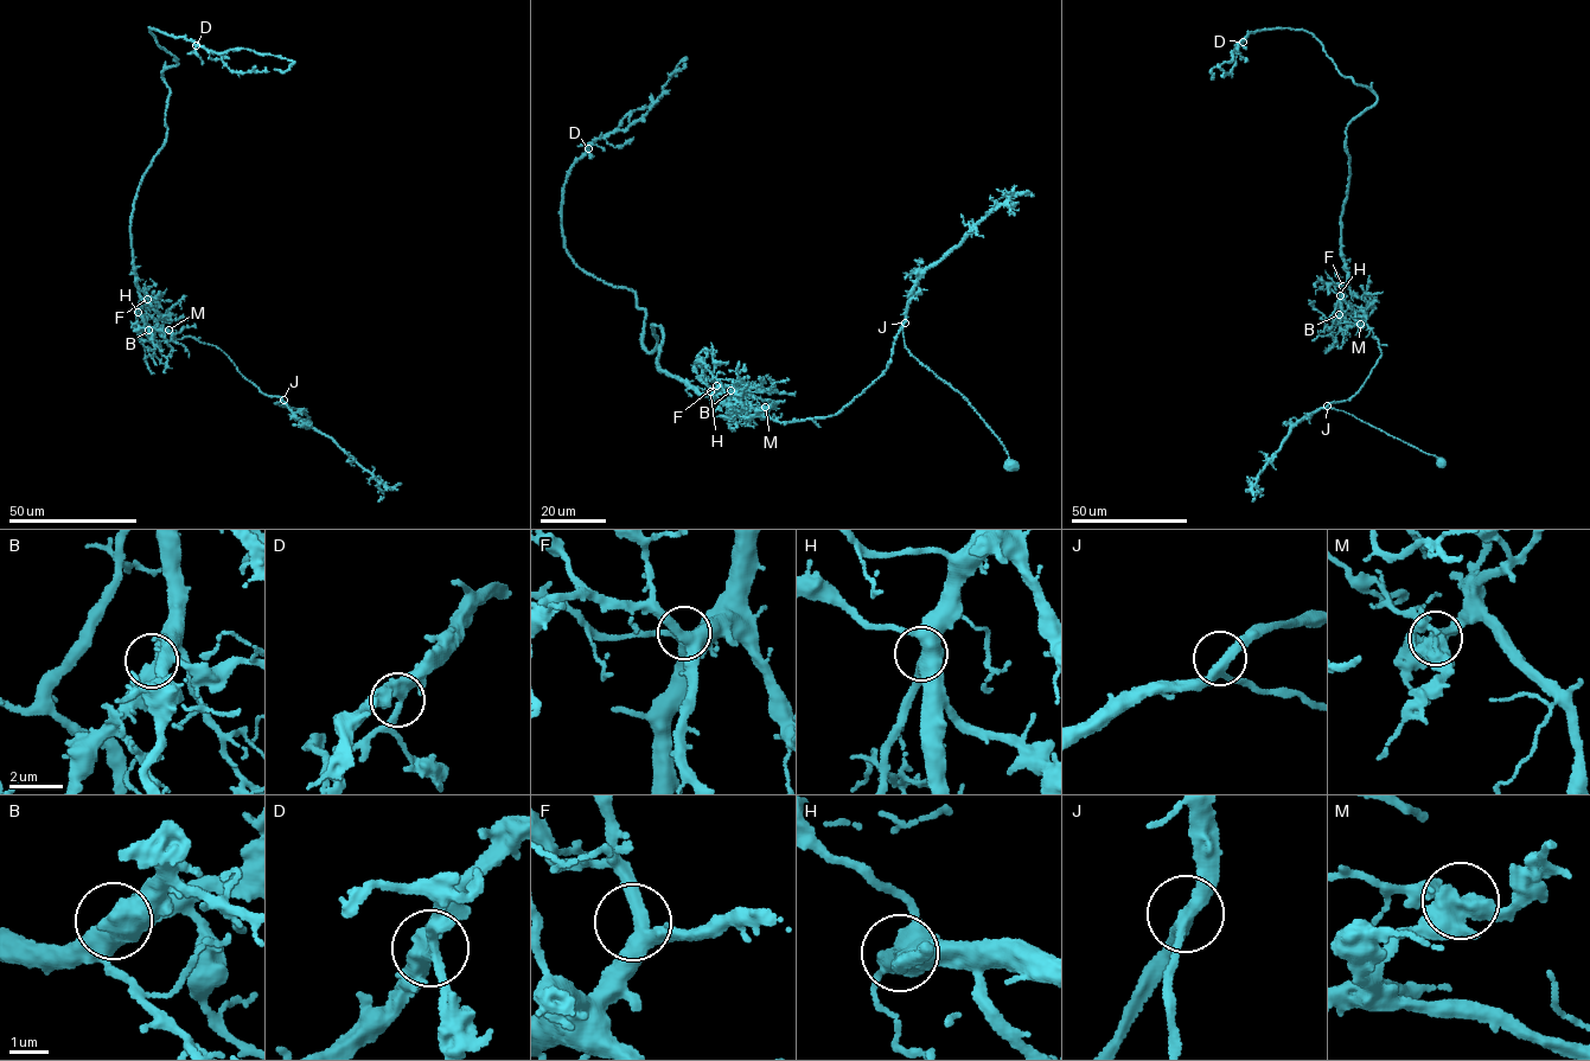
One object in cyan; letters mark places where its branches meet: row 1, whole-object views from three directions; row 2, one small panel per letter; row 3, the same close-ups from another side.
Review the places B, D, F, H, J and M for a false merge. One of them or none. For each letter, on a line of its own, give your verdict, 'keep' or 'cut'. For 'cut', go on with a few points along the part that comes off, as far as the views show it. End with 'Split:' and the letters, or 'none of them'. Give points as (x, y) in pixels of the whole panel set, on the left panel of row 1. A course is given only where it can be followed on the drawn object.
B: keep
D: keep
F: keep
H: keep
J: keep
M: cut; course (168, 330), (161, 330), (219, 349), (262, 391), (280, 396), (295, 415), (385, 486), (401, 483)
Split: M

